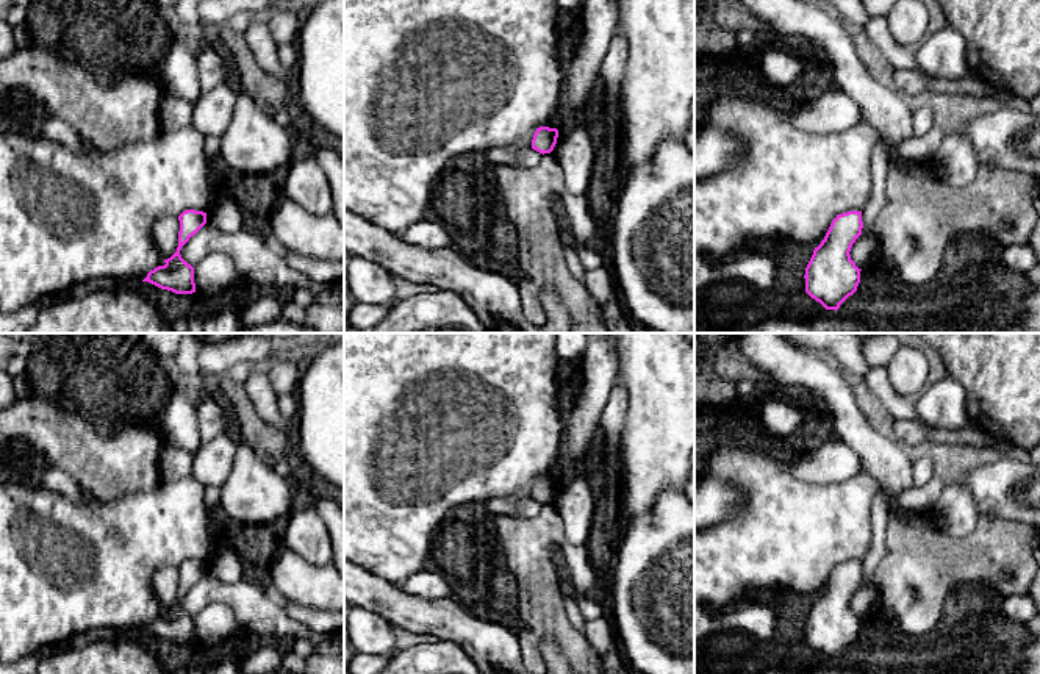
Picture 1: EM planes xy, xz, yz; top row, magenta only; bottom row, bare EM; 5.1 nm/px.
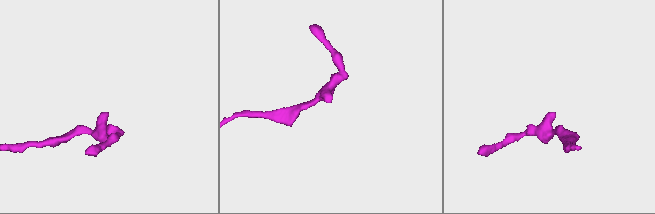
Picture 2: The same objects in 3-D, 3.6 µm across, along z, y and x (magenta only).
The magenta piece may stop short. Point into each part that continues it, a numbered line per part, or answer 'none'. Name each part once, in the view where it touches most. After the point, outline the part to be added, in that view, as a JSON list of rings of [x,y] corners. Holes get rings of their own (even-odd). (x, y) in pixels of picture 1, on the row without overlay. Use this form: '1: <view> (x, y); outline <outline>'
none

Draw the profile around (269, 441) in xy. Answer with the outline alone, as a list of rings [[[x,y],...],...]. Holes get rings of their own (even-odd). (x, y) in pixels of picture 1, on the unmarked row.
[[[222,375],[221,378],[210,382],[210,385],[227,396],[235,410],[241,441],[244,441],[261,461],[274,464],[285,457],[285,452],[292,441],[291,427],[263,421],[242,382],[230,380],[227,375]]]

